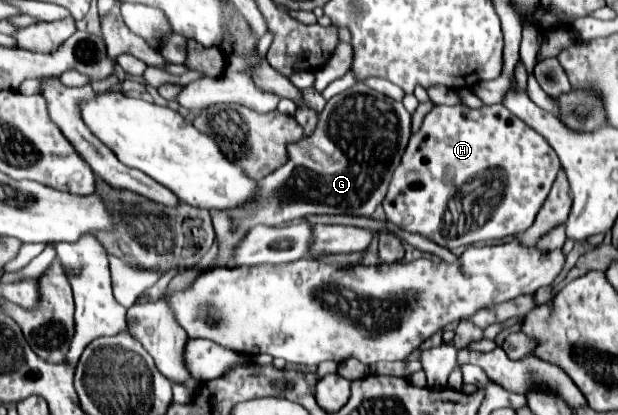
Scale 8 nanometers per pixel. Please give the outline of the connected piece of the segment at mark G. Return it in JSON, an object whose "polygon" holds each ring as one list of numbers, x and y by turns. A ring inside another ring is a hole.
{"polygon":[[356,83,348,91,332,97,324,111,318,115,316,129,310,135,304,135,304,139,296,143,288,143,288,161,276,169,274,173,266,175,260,181,260,197,256,203,228,209,224,213,212,213,214,229,220,239,220,259,216,265,228,267,232,259,232,251,238,245,238,241,252,229,256,223,266,225,282,225,292,219,302,219,306,215,362,215,372,217,376,207,384,201,388,185,392,181,394,169,400,165,400,157,404,155,404,149,408,145,408,139,412,135,412,115,404,109,400,101,394,101,364,83]]}

